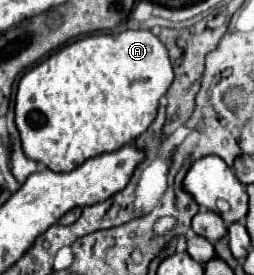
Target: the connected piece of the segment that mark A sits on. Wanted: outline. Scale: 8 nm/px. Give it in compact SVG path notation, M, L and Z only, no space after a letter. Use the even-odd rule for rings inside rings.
M124 30L120 34L94 34L72 42L32 70L28 70L16 92L16 126L24 154L44 162L54 172L70 172L90 158L114 152L138 138L154 122L160 98L168 92L174 70L166 46L150 30Z

